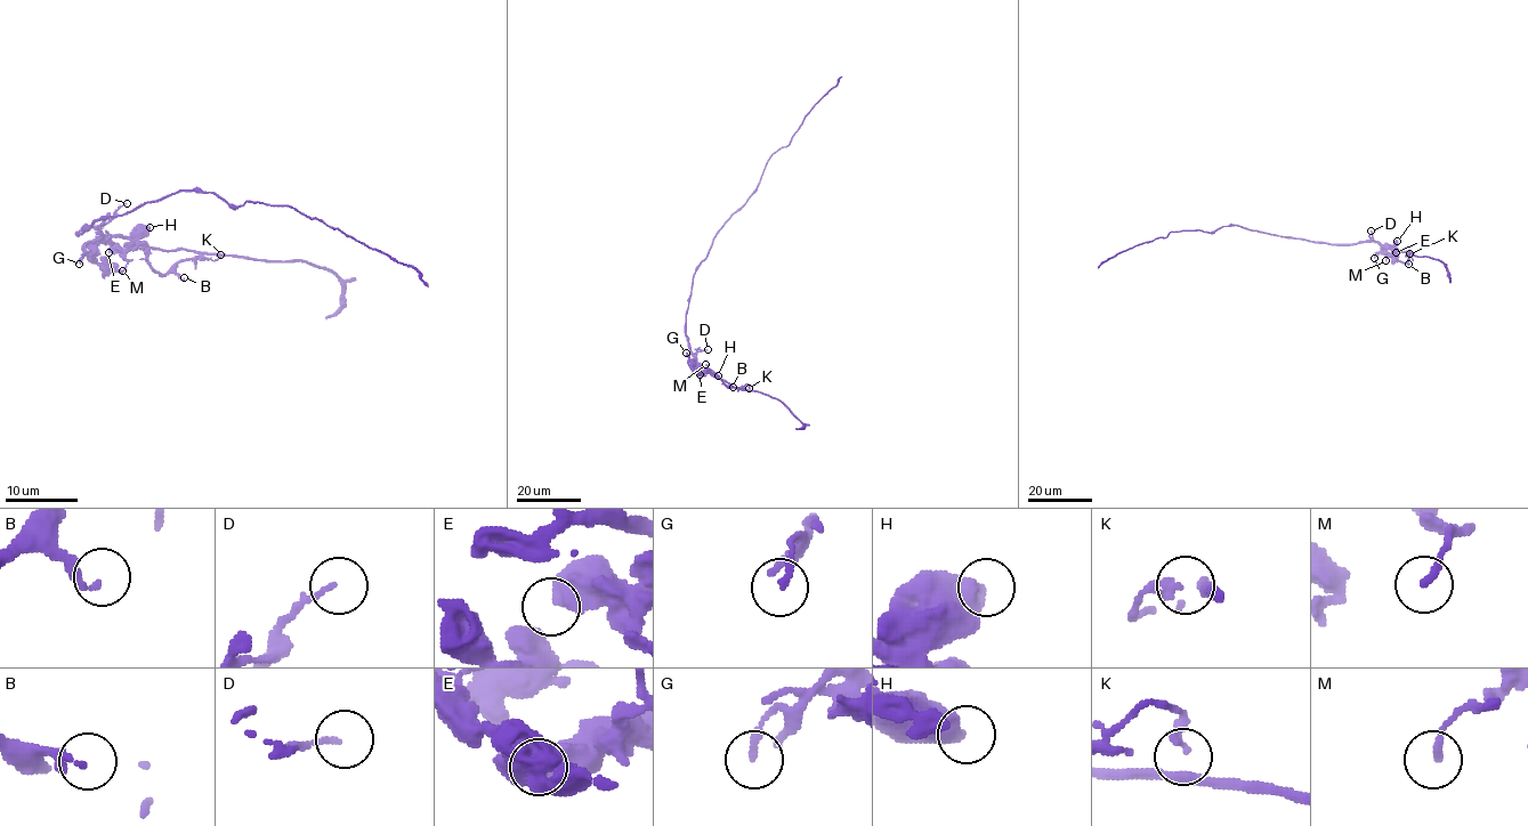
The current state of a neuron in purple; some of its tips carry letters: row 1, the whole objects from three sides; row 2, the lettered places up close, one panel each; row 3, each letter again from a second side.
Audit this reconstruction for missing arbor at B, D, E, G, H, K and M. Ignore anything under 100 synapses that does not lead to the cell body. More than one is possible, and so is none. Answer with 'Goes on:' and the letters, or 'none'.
Goes on: none

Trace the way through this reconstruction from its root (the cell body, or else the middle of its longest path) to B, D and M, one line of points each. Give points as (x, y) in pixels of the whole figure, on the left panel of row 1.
B: (108, 216), (78, 233), (94, 227), (105, 236), (121, 234), (145, 251), (152, 268), (184, 277)
D: (108, 216), (78, 233), (83, 227), (100, 225), (127, 203)
M: (108, 216), (78, 233), (94, 227), (105, 236), (124, 236), (130, 251), (122, 270)

